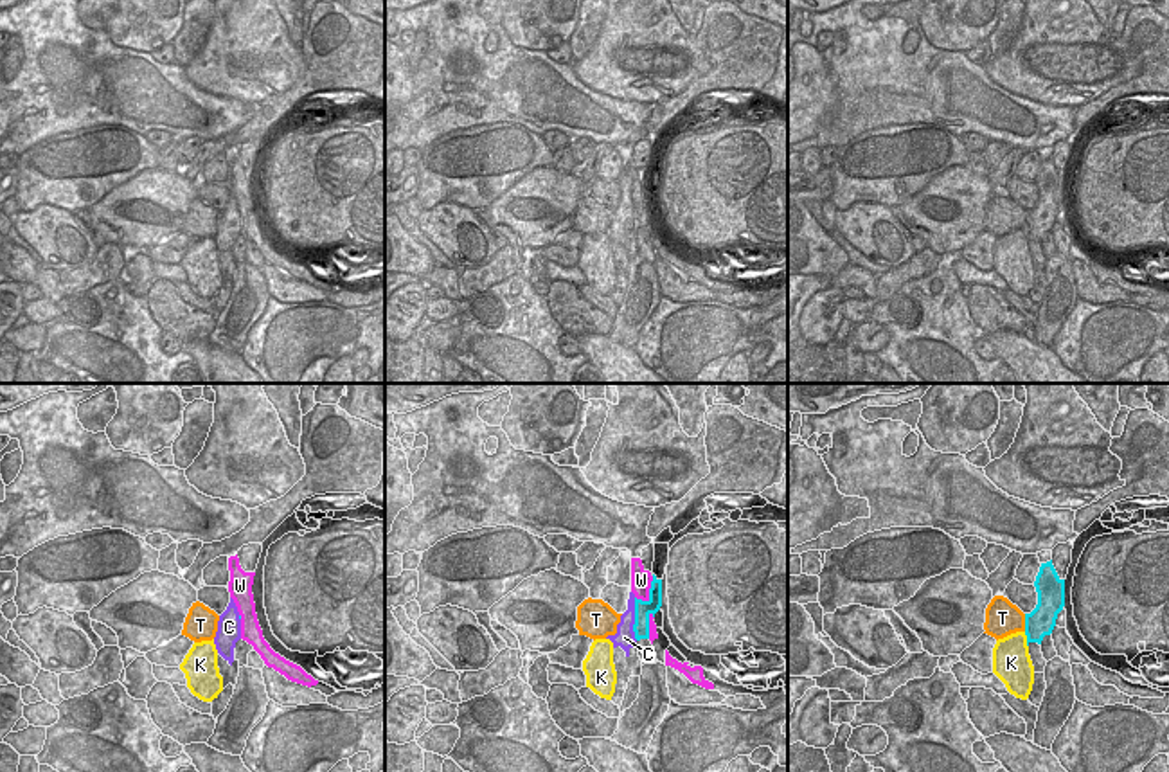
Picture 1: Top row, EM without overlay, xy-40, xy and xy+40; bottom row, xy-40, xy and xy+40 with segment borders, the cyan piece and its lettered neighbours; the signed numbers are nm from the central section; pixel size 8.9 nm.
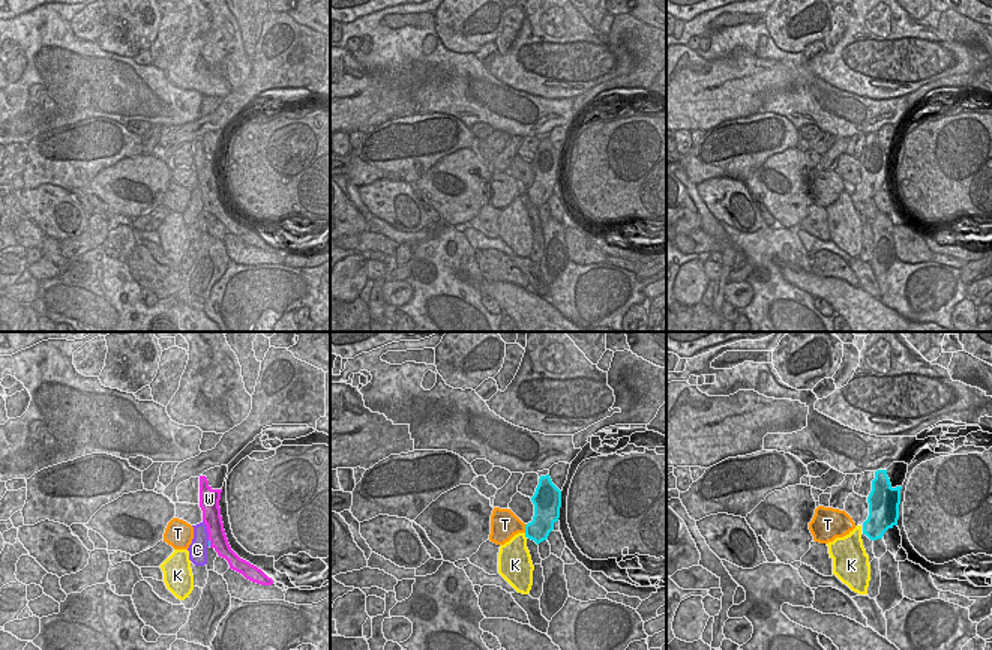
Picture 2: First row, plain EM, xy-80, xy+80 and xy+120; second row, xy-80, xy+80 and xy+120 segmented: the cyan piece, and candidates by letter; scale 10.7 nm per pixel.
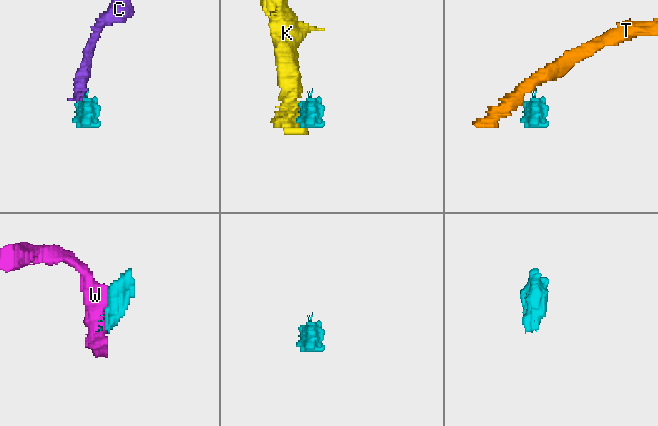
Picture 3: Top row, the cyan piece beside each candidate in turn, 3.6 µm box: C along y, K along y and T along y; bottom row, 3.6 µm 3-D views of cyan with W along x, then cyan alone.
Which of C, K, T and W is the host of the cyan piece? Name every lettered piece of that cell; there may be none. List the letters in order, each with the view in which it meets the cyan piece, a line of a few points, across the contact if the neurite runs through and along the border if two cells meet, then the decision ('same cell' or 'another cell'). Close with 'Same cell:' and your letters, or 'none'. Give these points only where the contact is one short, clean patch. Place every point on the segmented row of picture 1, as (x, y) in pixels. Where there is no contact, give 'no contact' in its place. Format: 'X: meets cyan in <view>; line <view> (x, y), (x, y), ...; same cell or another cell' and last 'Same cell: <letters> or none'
C: meets cyan in xy; line xy (642, 609), (635, 619), (624, 637); same cell
K: meets cyan in xy+40; line xy+40 (1024, 632), (1027, 646); another cell
T: meets cyan in xy+40; another cell
W: meets cyan in xy; another cell
Same cell: C

